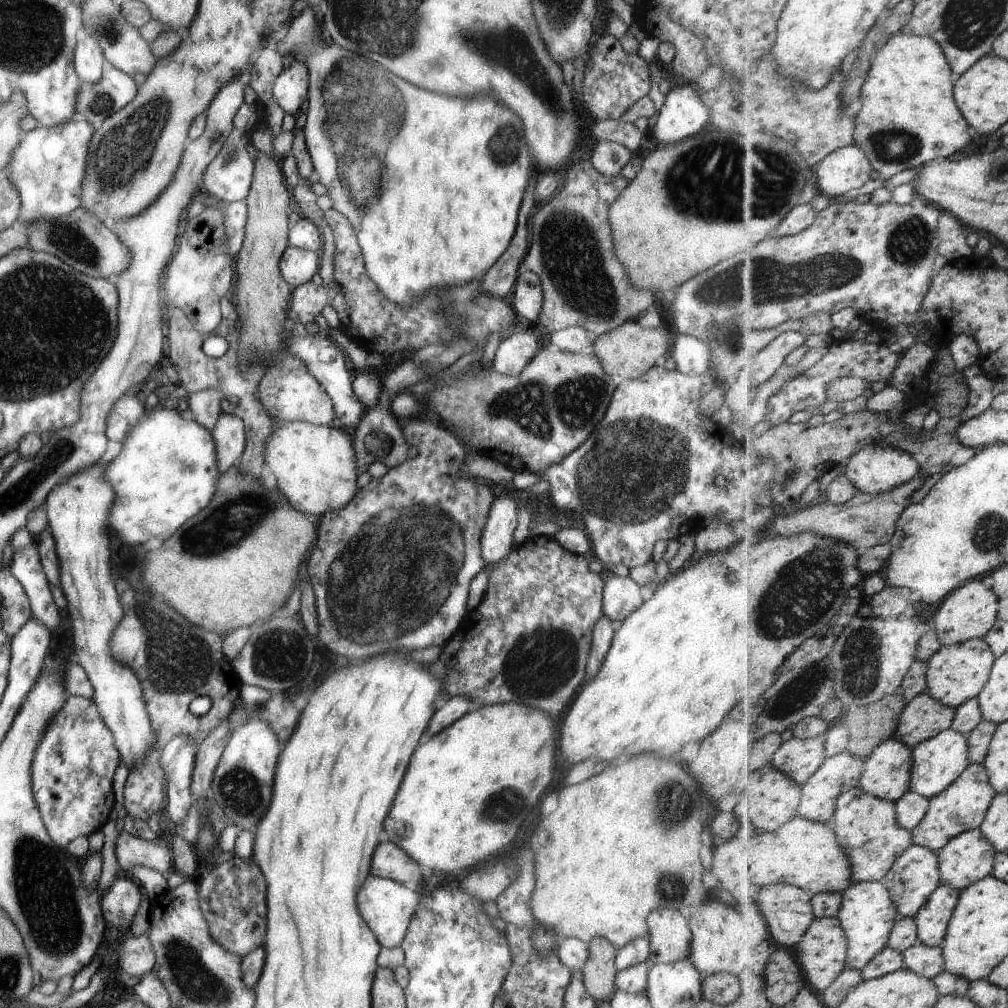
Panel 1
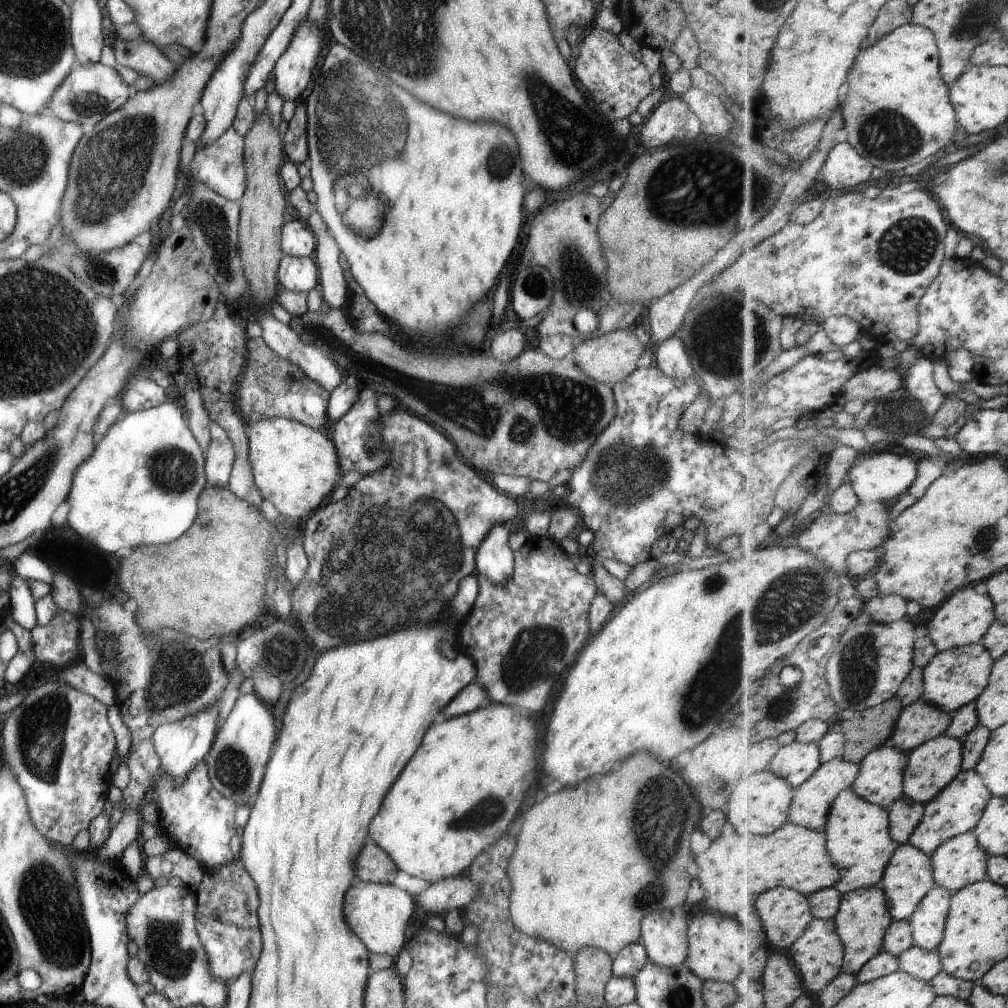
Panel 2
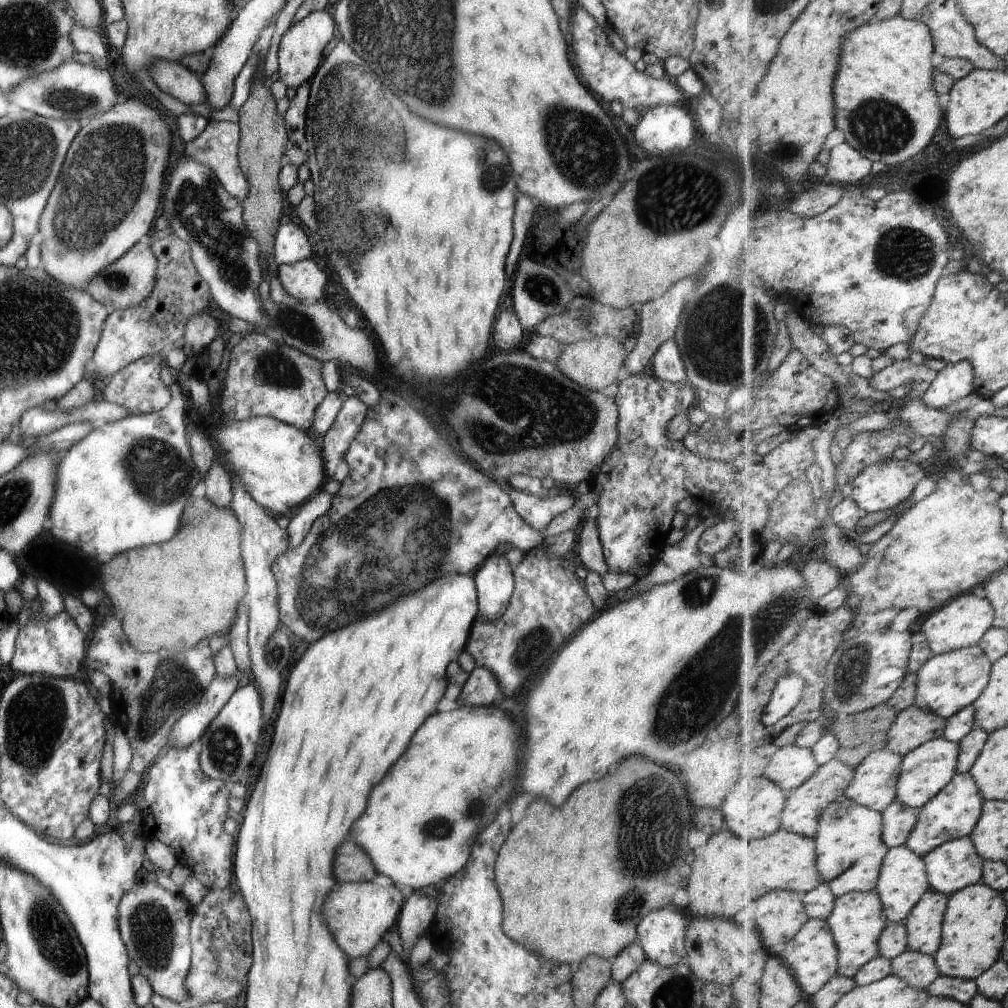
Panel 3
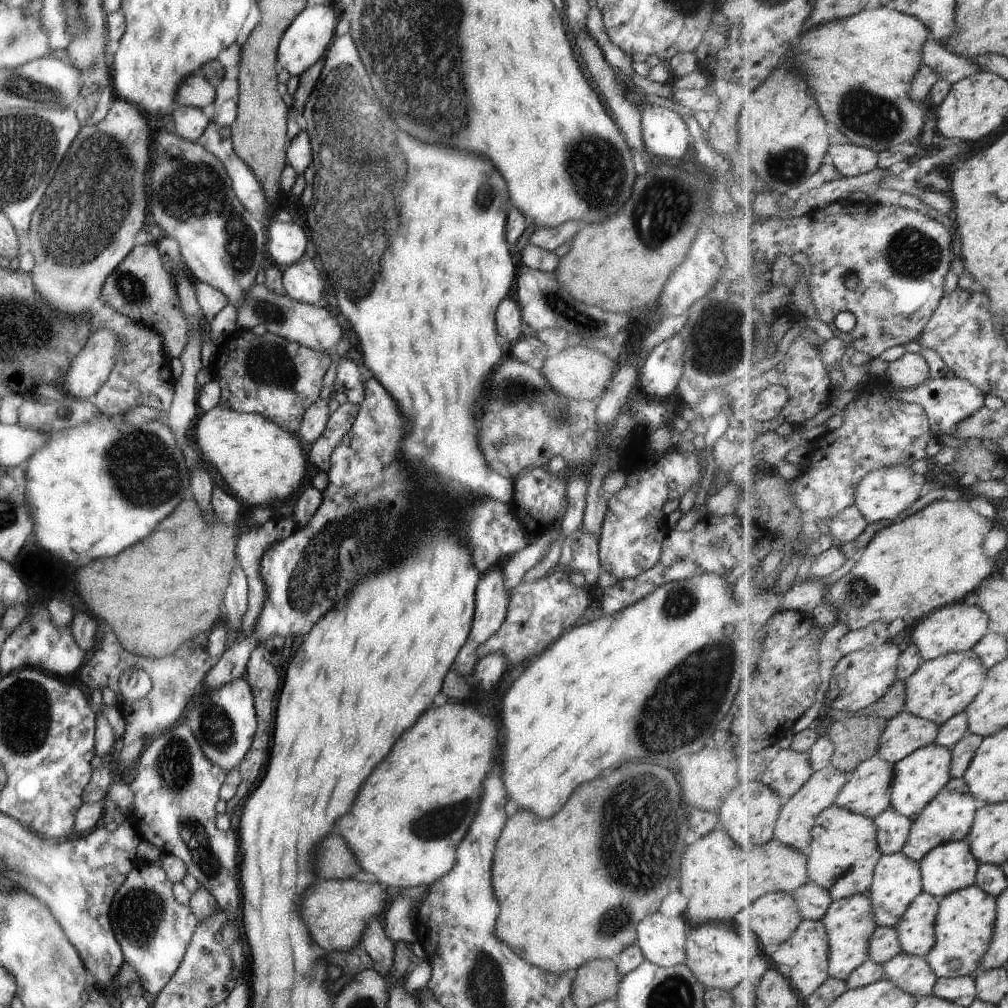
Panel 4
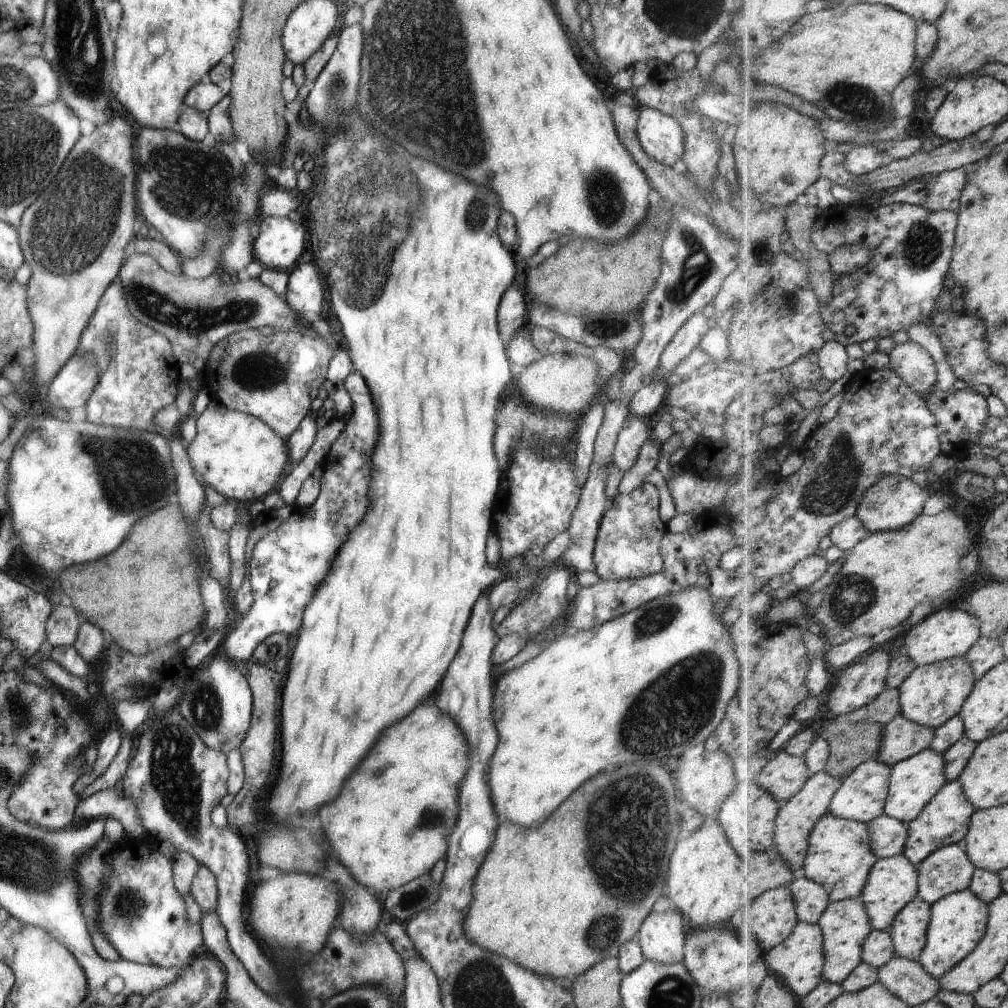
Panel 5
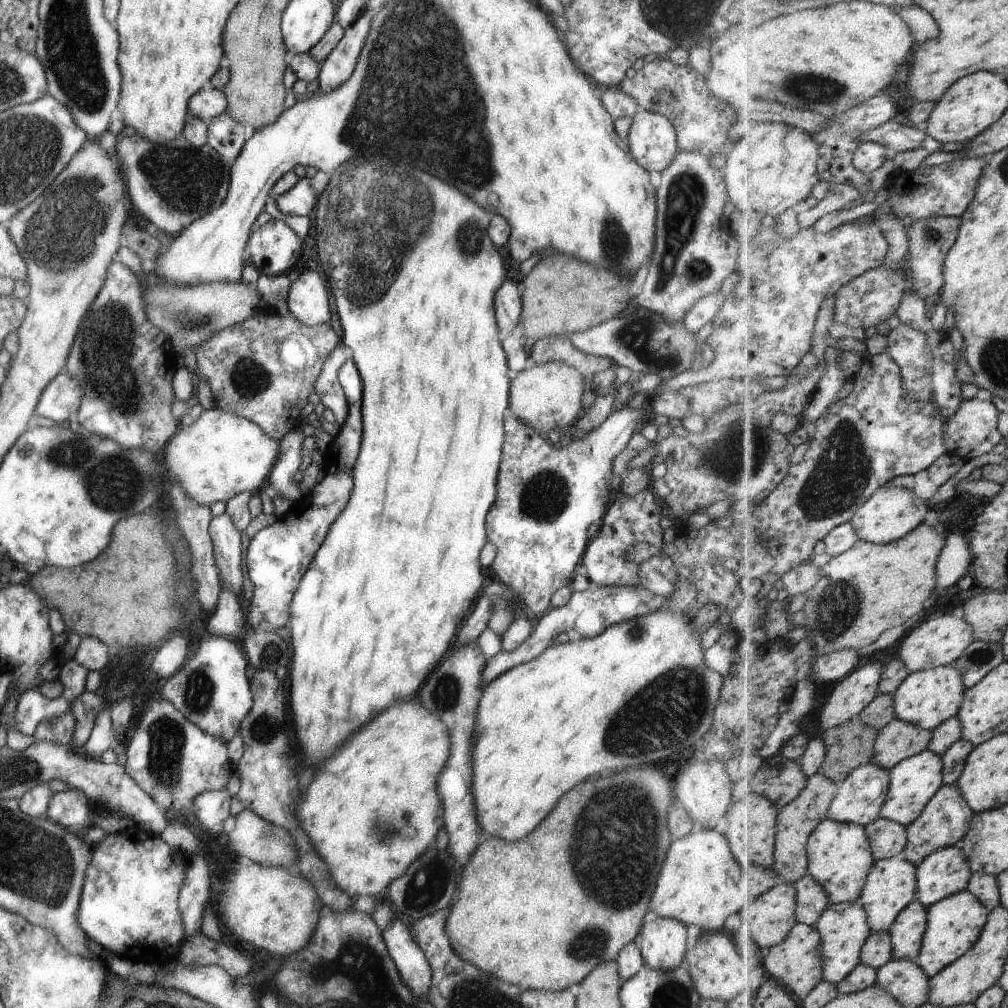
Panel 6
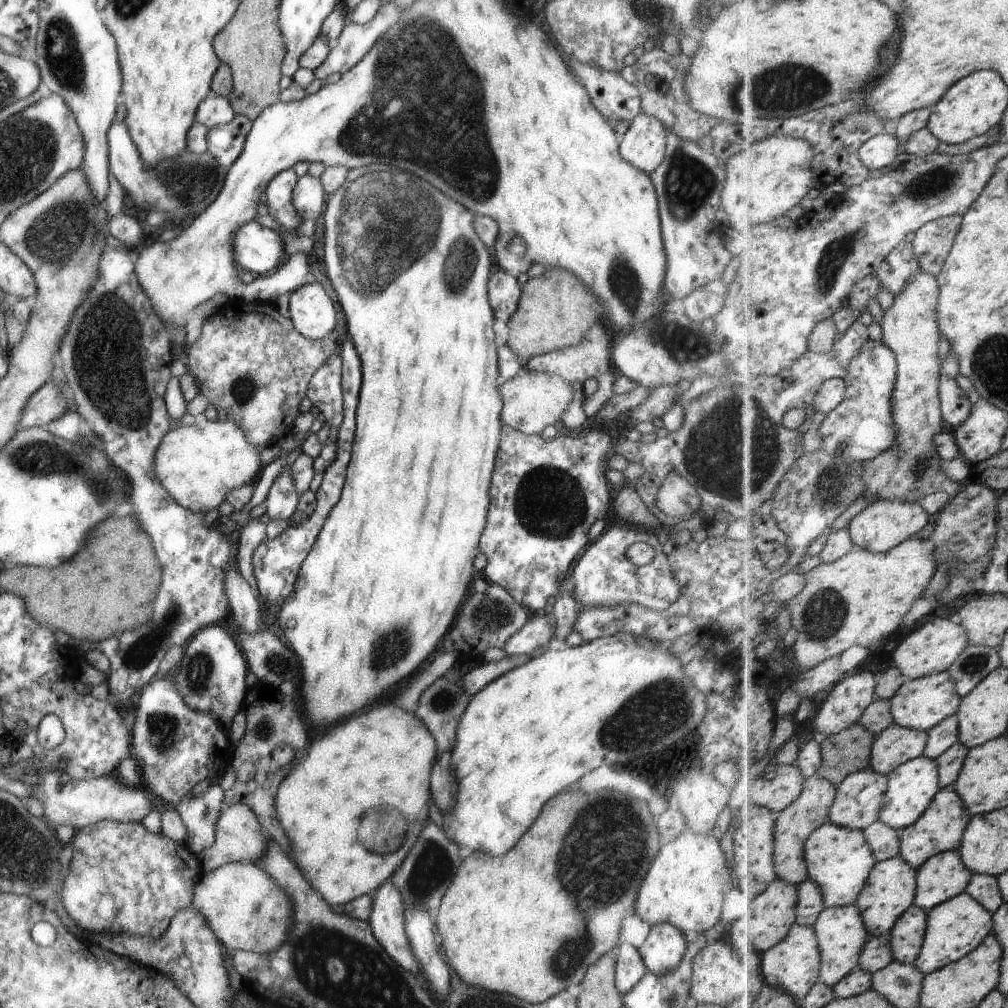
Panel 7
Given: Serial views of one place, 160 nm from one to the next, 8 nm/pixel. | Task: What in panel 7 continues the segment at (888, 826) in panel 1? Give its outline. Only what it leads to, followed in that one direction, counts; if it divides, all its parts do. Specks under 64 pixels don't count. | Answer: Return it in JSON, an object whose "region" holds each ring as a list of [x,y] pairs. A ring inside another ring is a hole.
{"region":[[[831,822],[820,826],[809,836],[805,858],[809,876],[822,888],[827,908],[855,905],[877,863],[864,831]]]}

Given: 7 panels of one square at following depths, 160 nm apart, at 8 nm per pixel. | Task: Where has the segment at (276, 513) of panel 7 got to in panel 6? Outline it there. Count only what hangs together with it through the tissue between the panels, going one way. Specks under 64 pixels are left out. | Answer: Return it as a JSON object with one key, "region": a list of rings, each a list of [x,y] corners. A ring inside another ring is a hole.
{"region":[[[302,427],[291,429],[278,442],[278,457],[265,484],[275,491],[274,495],[288,499],[291,504],[303,496],[301,484],[294,483],[292,479],[301,460],[301,445],[304,439],[301,429]]]}

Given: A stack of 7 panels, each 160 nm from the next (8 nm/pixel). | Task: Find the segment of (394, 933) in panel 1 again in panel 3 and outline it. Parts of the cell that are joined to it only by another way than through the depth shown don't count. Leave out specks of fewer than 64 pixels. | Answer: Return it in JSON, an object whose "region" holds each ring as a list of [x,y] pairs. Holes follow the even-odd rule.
{"region":[[[339,882],[327,894],[321,906],[321,916],[325,918],[337,946],[341,946],[347,956],[371,956],[383,934],[389,928],[394,928],[403,904],[401,892],[392,884],[381,887],[371,882]]]}

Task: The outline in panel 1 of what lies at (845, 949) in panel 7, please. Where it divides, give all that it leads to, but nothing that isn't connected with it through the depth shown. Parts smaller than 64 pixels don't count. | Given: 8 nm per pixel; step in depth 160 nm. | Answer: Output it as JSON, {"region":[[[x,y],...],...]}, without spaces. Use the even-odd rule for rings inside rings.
{"region":[[[881,881],[855,883],[844,890],[842,897],[842,907],[838,917],[848,934],[847,968],[862,971],[873,958],[888,947],[899,912],[896,910],[890,890]]]}

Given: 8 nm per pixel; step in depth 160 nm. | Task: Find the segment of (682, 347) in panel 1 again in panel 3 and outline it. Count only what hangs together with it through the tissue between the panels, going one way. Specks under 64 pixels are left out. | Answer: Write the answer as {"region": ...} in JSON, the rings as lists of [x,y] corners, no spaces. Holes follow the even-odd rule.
{"region":[[[673,338],[663,340],[662,344],[651,356],[652,375],[657,380],[664,382],[679,383],[686,381],[686,374]]]}

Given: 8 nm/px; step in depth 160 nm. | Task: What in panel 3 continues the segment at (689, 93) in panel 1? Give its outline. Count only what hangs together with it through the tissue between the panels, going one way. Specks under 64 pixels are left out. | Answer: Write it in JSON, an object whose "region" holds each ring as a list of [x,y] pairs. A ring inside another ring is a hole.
{"region":[[[686,104],[655,106],[640,113],[633,136],[647,154],[685,150],[697,134],[695,118]]]}

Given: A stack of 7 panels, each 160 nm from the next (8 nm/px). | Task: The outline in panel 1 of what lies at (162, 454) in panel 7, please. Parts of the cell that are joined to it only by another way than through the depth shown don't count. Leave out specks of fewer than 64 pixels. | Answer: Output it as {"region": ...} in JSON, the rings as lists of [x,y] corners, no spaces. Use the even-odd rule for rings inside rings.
{"region":[[[303,421],[282,422],[264,442],[264,463],[275,477],[276,487],[285,495],[289,504],[315,520],[328,510],[343,508],[358,489],[355,479],[360,472],[355,462],[352,440],[345,437],[341,429],[329,425],[312,425]]]}

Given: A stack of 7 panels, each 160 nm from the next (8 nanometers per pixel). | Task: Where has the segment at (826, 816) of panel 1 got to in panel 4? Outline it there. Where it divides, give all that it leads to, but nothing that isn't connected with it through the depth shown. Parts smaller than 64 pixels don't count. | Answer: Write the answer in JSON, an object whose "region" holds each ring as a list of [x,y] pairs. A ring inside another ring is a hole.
{"region":[[[832,764],[823,770],[814,771],[809,782],[797,794],[784,801],[776,824],[776,837],[787,846],[807,852],[812,844],[812,830],[816,828],[817,817],[836,804],[837,796],[848,784],[850,777],[850,773],[839,770]]]}

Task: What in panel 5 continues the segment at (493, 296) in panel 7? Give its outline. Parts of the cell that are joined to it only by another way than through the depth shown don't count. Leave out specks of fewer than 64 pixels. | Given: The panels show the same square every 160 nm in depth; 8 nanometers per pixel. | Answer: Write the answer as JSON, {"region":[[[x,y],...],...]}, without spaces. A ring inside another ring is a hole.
{"region":[[[509,287],[501,295],[497,308],[497,328],[503,336],[513,336],[527,321],[527,300],[522,292]]]}

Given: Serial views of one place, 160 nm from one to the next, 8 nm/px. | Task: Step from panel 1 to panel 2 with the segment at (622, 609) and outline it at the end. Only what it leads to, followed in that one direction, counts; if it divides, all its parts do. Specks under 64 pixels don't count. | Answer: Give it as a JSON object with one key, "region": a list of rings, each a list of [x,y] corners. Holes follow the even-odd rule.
{"region":[[[588,549],[587,560],[589,560],[590,577],[594,582],[597,594],[607,596],[609,602],[615,606],[613,611],[621,605],[625,599],[626,591],[623,588],[623,581],[614,578],[603,568],[603,559],[597,557]]]}

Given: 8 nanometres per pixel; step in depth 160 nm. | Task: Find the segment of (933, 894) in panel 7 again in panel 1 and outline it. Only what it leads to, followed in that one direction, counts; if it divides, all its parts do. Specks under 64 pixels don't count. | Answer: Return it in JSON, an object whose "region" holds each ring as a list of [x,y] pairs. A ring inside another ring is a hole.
{"region":[[[980,828],[958,834],[949,841],[944,849],[936,851],[935,854],[940,862],[943,882],[949,883],[961,892],[985,877],[991,876],[993,869],[996,868],[996,848],[992,845],[992,842],[989,842]]]}

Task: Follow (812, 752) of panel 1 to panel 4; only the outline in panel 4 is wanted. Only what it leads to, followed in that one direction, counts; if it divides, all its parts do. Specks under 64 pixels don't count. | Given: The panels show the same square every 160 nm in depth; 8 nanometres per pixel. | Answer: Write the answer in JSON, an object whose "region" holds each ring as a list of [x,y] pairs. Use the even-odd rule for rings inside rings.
{"region":[[[781,749],[760,780],[770,786],[785,801],[797,794],[809,782],[814,770],[810,753]]]}

